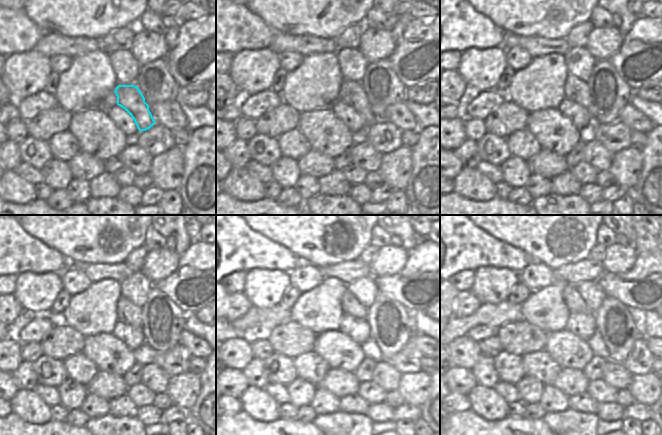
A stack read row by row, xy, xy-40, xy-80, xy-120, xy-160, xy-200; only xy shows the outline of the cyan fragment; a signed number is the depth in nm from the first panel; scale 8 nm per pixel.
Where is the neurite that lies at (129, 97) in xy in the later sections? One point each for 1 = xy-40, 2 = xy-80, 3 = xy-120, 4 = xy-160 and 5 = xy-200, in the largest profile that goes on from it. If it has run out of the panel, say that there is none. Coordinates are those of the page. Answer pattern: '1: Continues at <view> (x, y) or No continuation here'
1: Continues at xy-40 (352, 93)
2: Continues at xy-80 (576, 90)
3: Continues at xy-120 (128, 313)
4: Continues at xy-160 (351, 306)
5: Continues at xy-200 (573, 299).

